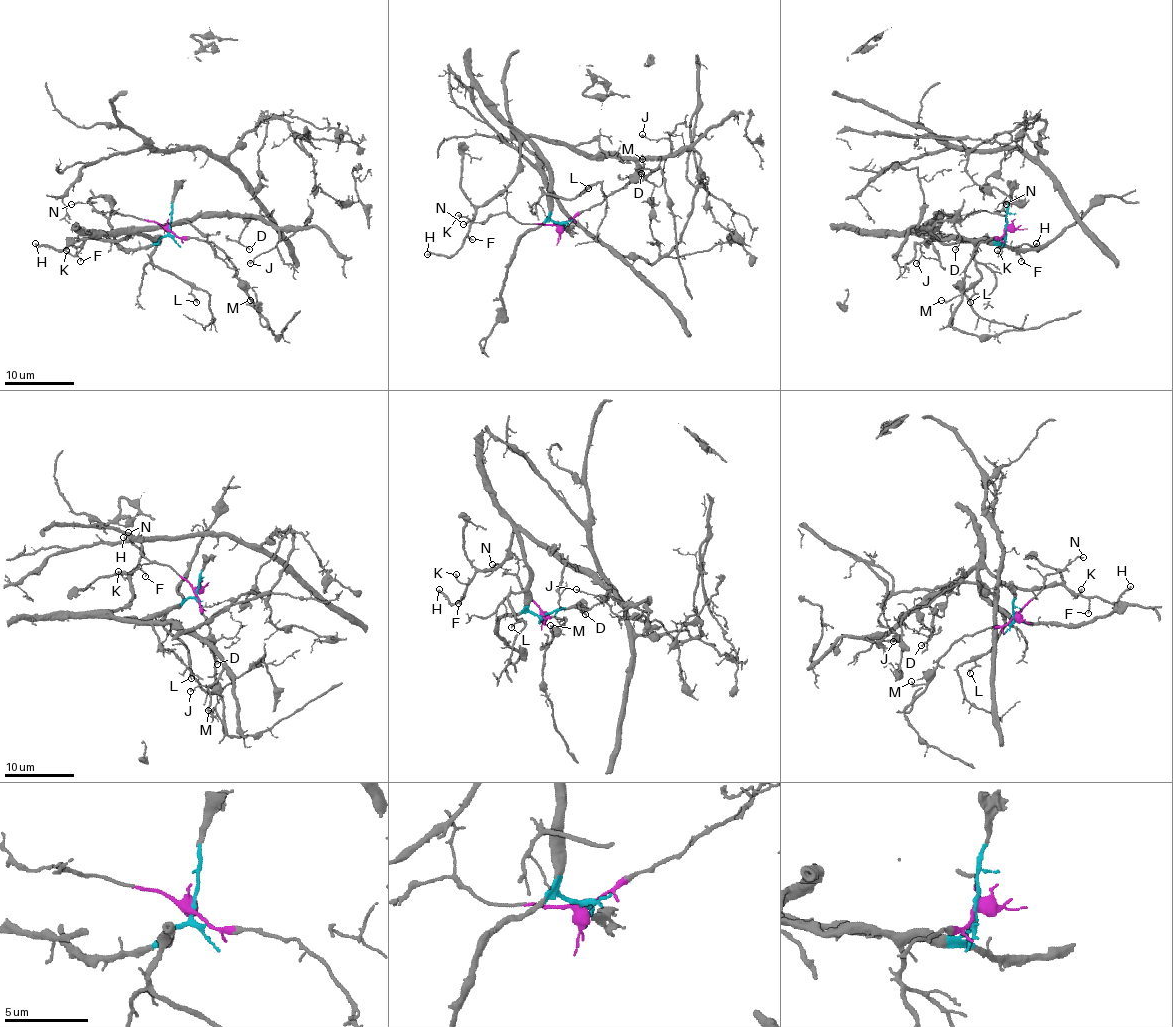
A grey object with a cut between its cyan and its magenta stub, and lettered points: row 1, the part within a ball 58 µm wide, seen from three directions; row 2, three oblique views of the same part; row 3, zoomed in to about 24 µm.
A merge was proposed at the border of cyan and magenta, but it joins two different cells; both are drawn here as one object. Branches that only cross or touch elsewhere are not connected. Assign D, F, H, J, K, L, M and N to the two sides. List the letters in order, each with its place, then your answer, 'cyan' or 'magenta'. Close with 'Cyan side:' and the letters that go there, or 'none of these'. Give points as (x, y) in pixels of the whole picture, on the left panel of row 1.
D: place (249, 249); cyan
F: place (80, 261); cyan
H: place (35, 243); cyan
J: place (250, 263); cyan
K: place (66, 250); cyan
L: place (196, 302); cyan
M: place (250, 300); magenta
N: place (71, 204); magenta
Cyan side: D, F, H, J, K, L

